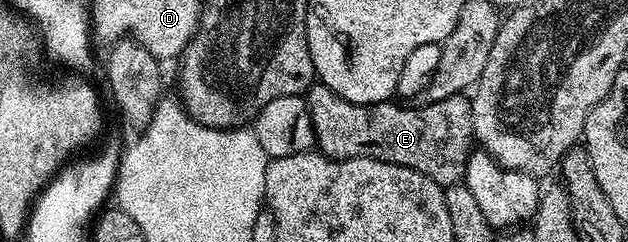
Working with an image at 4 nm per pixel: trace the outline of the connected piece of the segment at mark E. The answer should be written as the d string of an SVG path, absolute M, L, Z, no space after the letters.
M314 83L305 93L307 109L315 131L315 148L330 160L352 160L353 158L373 158L397 166L427 172L461 172L467 169L467 157L473 151L473 114L471 101L466 95L441 98L441 102L419 104L415 108L402 108L396 102L381 104L354 104L329 90L329 86Z

